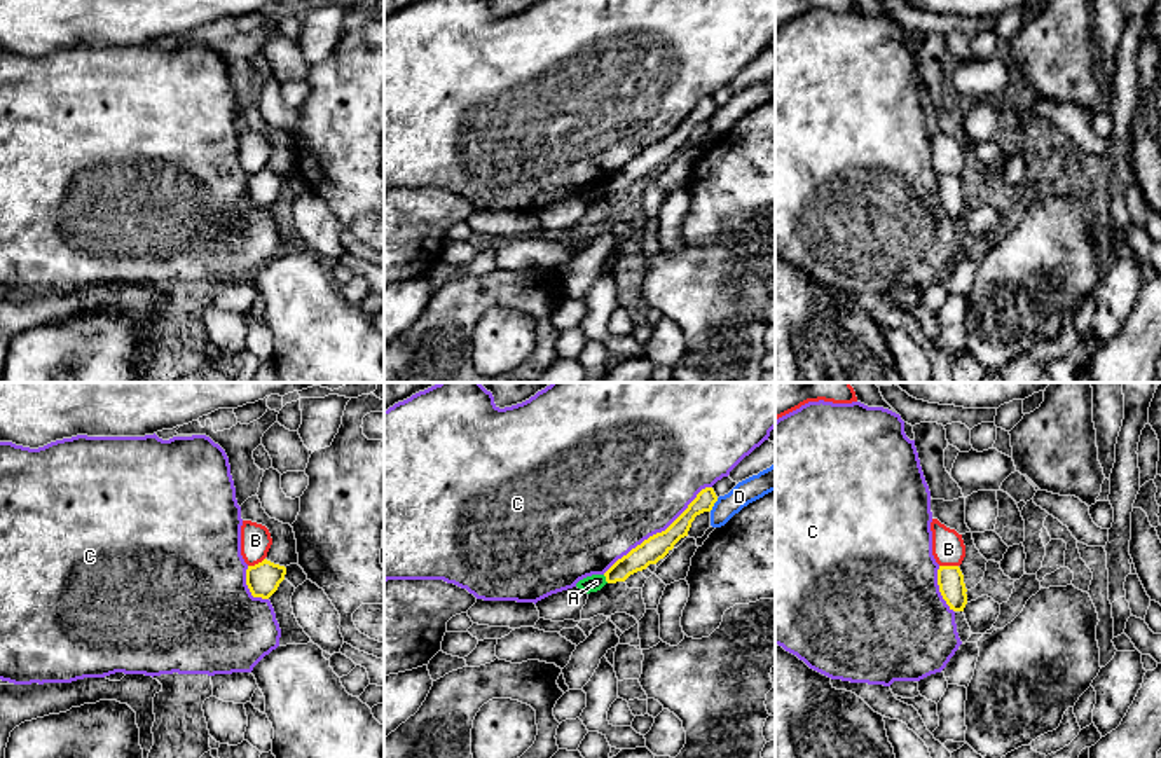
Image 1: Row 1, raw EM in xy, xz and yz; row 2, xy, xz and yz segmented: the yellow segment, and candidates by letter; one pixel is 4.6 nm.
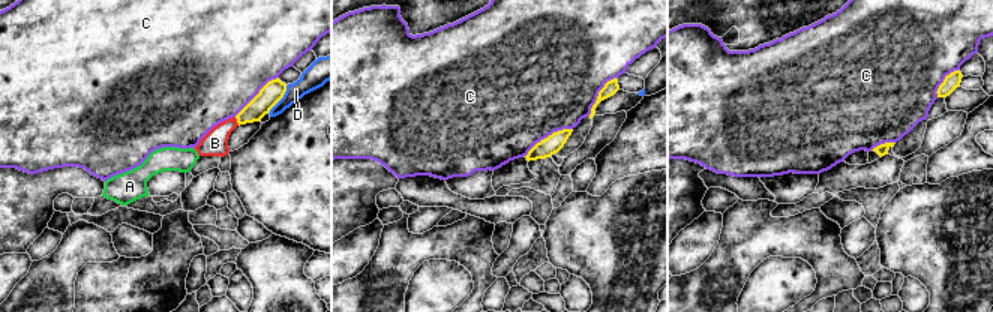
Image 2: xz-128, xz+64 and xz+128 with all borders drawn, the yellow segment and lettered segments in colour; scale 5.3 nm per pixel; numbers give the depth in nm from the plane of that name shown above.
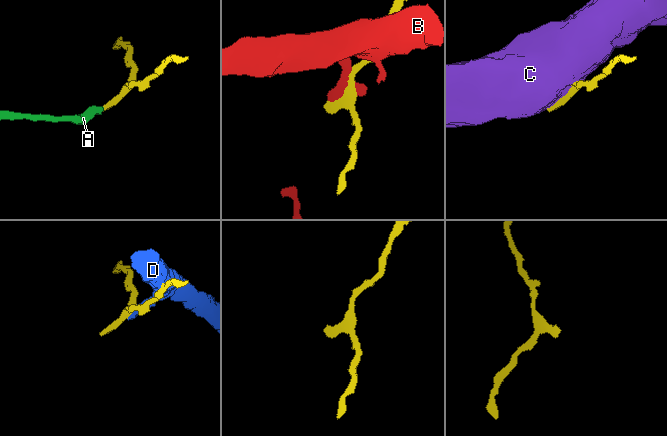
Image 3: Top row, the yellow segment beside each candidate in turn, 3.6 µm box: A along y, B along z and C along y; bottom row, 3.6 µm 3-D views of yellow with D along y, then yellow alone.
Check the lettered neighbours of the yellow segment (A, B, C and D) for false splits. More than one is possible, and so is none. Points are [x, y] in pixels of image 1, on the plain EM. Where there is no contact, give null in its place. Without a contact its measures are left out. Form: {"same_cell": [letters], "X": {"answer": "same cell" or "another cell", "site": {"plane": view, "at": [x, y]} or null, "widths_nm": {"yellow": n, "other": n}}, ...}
{"same_cell": [], "A": {"answer": "another cell", "site": {"plane": "xz", "at": [606, 187]}, "widths_nm": {"yellow": 110, "other": 80}}, "B": {"answer": "another cell", "site": {"plane": "yz", "at": [948, 175]}, "widths_nm": {"yellow": 120, "other": 150}}, "C": {"answer": "another cell", "site": {"plane": "xz", "at": [657, 142]}, "widths_nm": {"yellow": 120, "other": 500}}, "D": {"answer": "another cell", "site": {"plane": "xz", "at": [713, 114]}, "widths_nm": {"yellow": 90, "other": 110}}}

